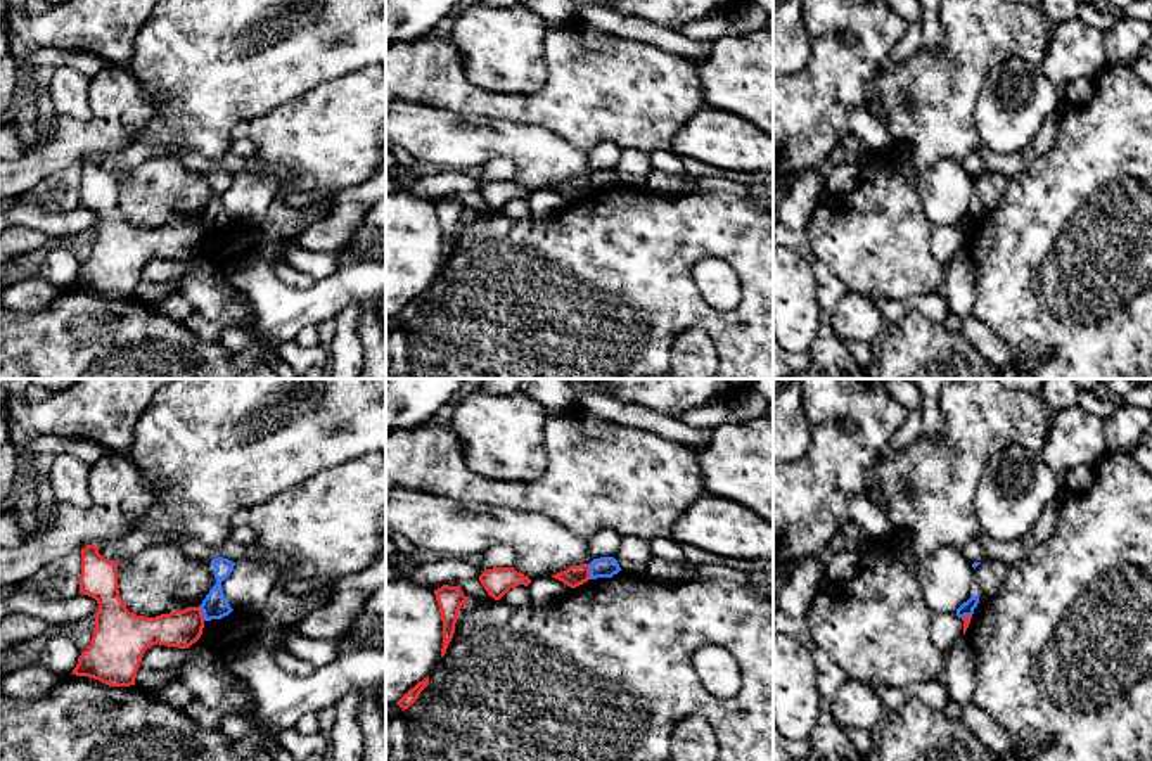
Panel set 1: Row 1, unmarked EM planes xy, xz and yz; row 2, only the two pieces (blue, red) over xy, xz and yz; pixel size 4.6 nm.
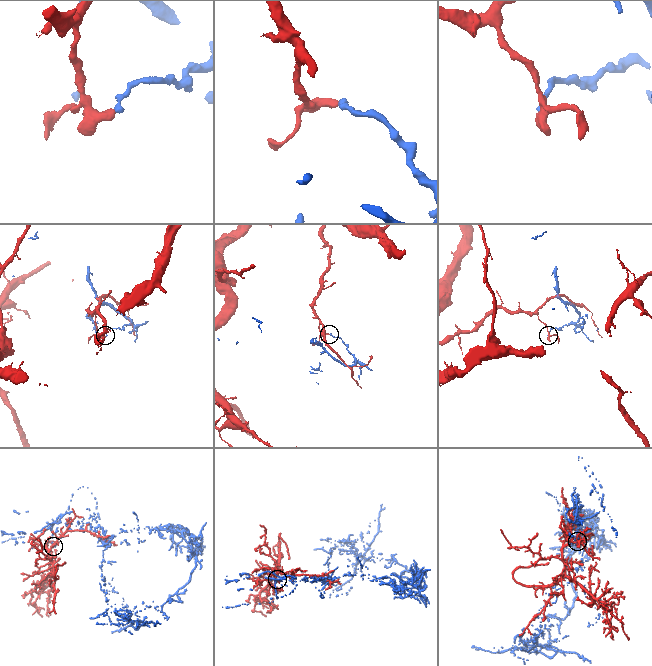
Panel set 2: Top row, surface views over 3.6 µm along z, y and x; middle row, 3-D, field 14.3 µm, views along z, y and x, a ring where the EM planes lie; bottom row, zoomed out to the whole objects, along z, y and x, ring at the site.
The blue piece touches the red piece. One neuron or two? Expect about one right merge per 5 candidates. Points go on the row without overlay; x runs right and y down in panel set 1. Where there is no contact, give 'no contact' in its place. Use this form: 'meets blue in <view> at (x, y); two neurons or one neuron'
meets blue in xz at (590, 184); two neurons

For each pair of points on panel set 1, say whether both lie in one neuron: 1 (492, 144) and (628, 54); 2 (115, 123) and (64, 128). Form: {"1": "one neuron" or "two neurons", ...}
{"1": "two neurons", "2": "one neuron"}

